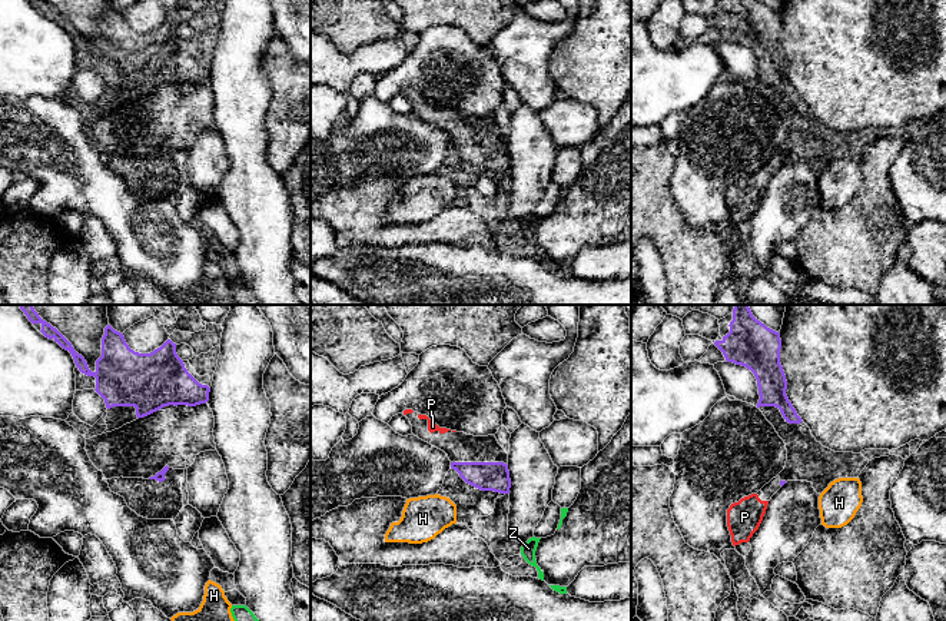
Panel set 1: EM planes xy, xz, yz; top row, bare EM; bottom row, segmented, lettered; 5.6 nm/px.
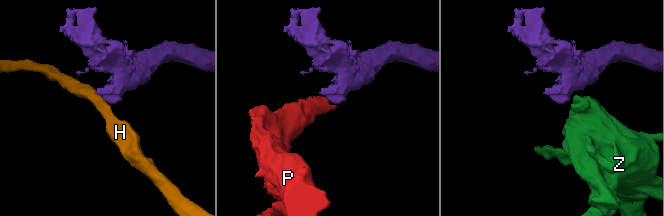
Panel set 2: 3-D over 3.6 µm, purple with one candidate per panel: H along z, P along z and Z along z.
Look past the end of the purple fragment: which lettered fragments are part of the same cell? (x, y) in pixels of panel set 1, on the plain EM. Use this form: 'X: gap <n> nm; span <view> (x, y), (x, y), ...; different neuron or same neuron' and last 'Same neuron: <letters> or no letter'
H: gap 140 nm; span xz (465, 160), (448, 178); different neuron
P: gap 120 nm; span yz (782, 165), (767, 181); same neuron
Z: gap 280 nm; span xz (508, 172), (530, 218); different neuron
Same neuron: P

